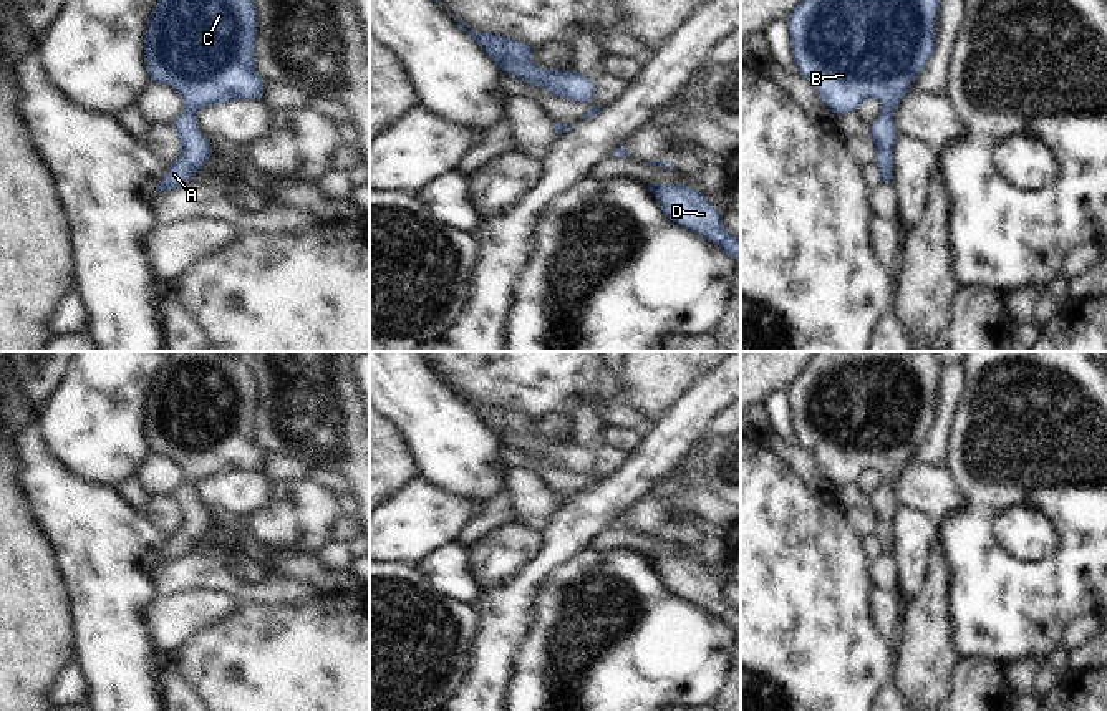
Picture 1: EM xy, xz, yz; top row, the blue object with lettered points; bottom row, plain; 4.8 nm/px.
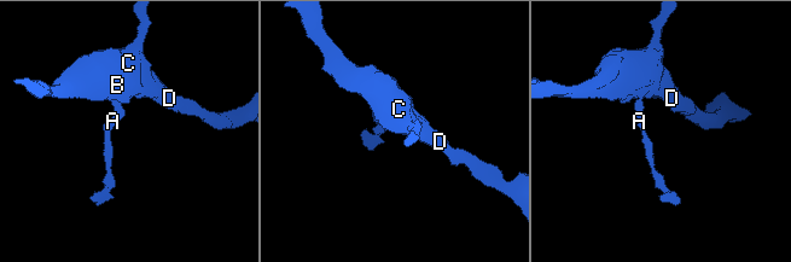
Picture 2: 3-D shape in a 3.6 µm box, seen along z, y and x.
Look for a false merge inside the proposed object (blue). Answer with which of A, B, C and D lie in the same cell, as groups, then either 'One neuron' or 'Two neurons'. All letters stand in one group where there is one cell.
Groups: A B C D. One neuron

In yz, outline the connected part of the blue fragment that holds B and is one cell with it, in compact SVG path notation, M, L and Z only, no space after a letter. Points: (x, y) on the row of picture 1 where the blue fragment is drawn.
M800 0L787 17L797 71L814 81L834 118L857 113L867 98L882 103L882 114L870 123L882 182L890 184L893 148L900 138L893 111L933 56L938 8L940 0Z

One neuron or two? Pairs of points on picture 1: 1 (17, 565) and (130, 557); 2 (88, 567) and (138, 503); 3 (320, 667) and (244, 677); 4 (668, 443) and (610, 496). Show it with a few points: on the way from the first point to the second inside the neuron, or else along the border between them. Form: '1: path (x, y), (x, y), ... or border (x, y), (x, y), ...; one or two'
1: border (38, 527), (52, 549), (70, 599); two
2: border (115, 489), (143, 517); two
3: path (302, 677), (262, 677); one
4: path (653, 458), (625, 486); one

